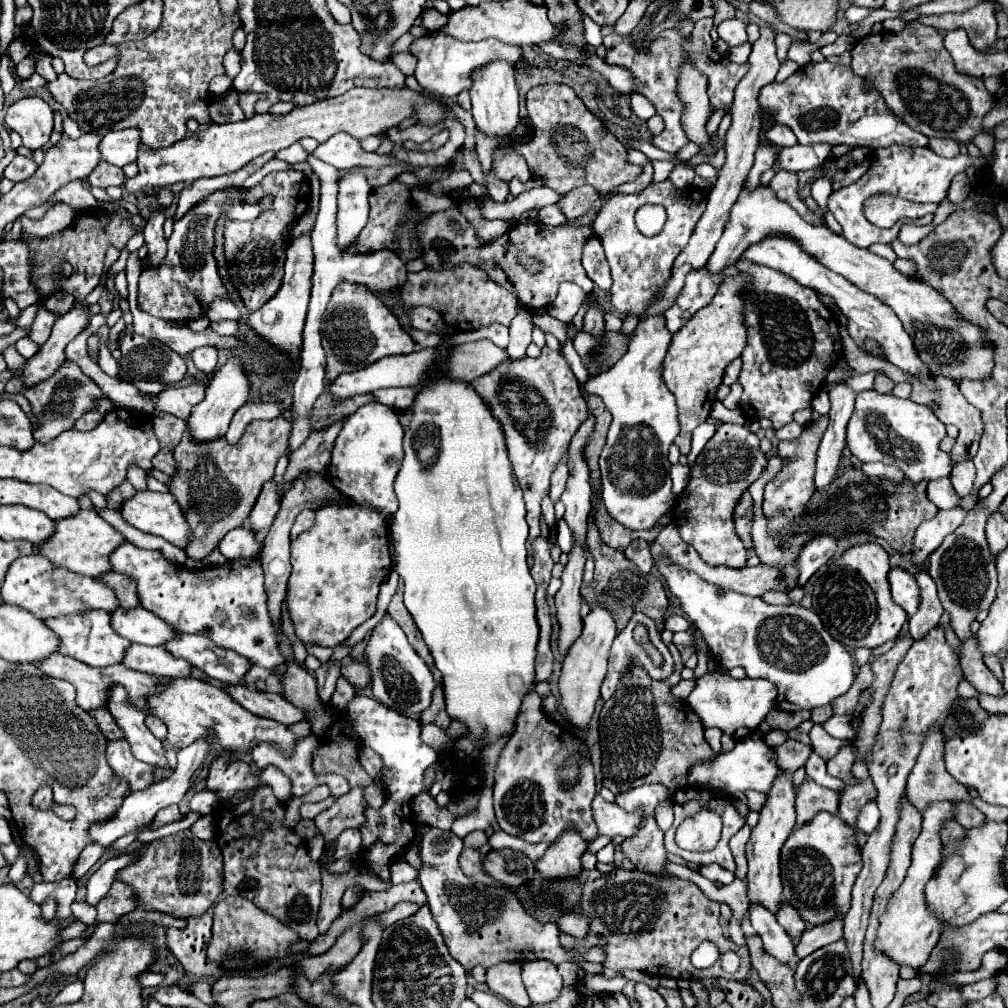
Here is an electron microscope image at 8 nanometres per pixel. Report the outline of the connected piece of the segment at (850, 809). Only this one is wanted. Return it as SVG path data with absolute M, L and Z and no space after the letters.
M860 779L856 785L846 785L844 795L840 799L840 809L838 809L838 817L848 823L850 827L854 827L856 815L858 811L870 803L876 801L876 787L872 783L872 779Z

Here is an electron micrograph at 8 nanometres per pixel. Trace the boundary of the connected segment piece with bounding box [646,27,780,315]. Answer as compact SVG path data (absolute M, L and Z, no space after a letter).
M770 27L760 29L760 39L752 45L752 53L750 53L748 63L750 63L750 69L742 77L742 81L738 83L736 93L734 93L734 101L732 101L732 109L730 109L732 125L726 131L726 145L724 145L726 163L718 171L718 181L716 181L714 189L708 193L708 207L704 211L704 215L696 223L696 229L694 229L688 245L676 257L668 285L662 289L660 299L648 309L646 315L658 315L658 313L664 313L668 307L672 307L672 303L676 301L676 295L684 287L684 279L686 279L688 271L692 271L696 267L704 267L708 263L708 259L710 259L710 255L712 255L712 251L714 251L714 247L716 247L716 243L722 235L724 223L728 219L728 211L730 211L732 203L736 201L736 195L740 193L740 187L744 185L744 181L746 181L746 177L748 177L748 173L754 165L754 151L756 151L756 145L758 145L758 139L760 139L760 129L762 129L762 107L758 105L758 93L764 85L774 81L778 67L780 67L780 61L776 57L776 47L774 47L774 33L770 31Z

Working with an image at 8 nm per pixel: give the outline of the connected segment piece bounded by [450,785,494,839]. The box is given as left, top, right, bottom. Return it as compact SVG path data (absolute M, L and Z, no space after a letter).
M484 785L480 789L480 803L478 809L472 815L466 815L462 819L456 819L452 823L450 831L456 831L456 835L462 839L470 831L476 829L488 829L494 823L494 807L492 807L492 785Z

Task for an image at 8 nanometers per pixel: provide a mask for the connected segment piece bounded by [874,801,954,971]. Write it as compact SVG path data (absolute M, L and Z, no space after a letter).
M934 801L930 803L922 817L922 833L918 835L914 847L912 847L912 865L906 873L904 883L892 893L892 897L888 899L886 911L884 915L880 915L880 927L876 933L876 941L874 941L874 951L886 955L888 959L892 959L896 965L908 965L916 971L920 971L932 949L936 947L940 933L942 933L942 923L928 911L926 899L924 899L924 887L928 883L928 879L934 875L936 867L942 863L942 841L940 841L940 827L946 819L954 819L954 803L952 801Z

